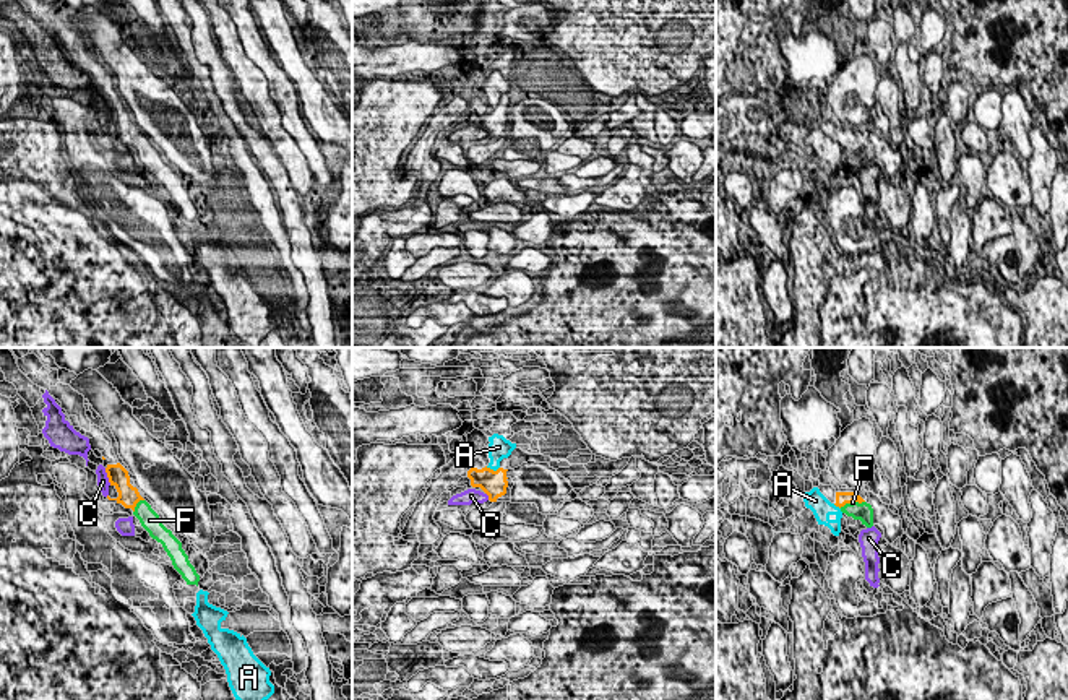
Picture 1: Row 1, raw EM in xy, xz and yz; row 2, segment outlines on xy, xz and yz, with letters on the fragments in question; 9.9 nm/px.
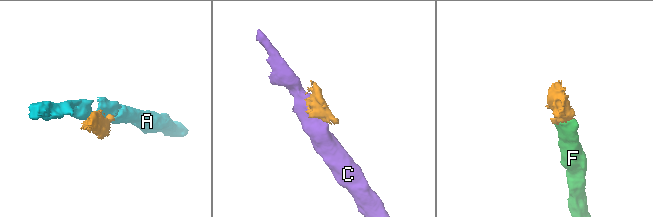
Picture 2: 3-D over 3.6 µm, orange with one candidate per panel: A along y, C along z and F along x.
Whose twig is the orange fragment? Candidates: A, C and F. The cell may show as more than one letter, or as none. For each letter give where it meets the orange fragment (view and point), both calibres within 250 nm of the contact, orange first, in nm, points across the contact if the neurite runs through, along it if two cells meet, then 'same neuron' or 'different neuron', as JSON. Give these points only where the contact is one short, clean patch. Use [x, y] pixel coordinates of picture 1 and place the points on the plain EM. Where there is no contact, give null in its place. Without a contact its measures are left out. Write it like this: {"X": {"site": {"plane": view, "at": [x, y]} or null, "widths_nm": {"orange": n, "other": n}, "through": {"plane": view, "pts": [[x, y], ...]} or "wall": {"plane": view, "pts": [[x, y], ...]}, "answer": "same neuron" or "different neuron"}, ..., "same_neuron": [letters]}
{"A": {"site": {"plane": "xz", "at": [492, 106]}, "widths_nm": {"orange": 260, "other": 220}, "answer": "different neuron"}, "C": {"site": {"plane": "xy", "at": [107, 112]}, "widths_nm": {"orange": 200, "other": 130}, "wall": {"plane": "xy", "pts": [[104, 104], [111, 120]]}, "answer": "different neuron"}, "F": {"site": {"plane": "yz", "at": [851, 138]}, "widths_nm": {"orange": 130, "other": 190}, "through": {"plane": "yz", "pts": [[841, 133], [851, 138], [864, 148]]}, "answer": "same neuron"}, "same_neuron": ["F"]}

